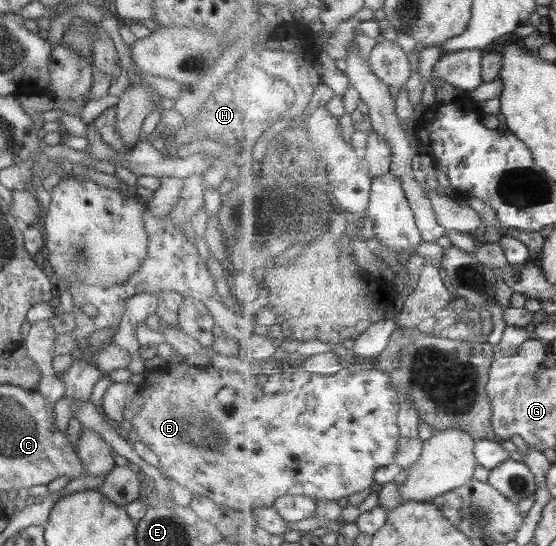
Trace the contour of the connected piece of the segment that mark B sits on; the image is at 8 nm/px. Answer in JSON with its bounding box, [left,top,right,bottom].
[130,362,402,511]

